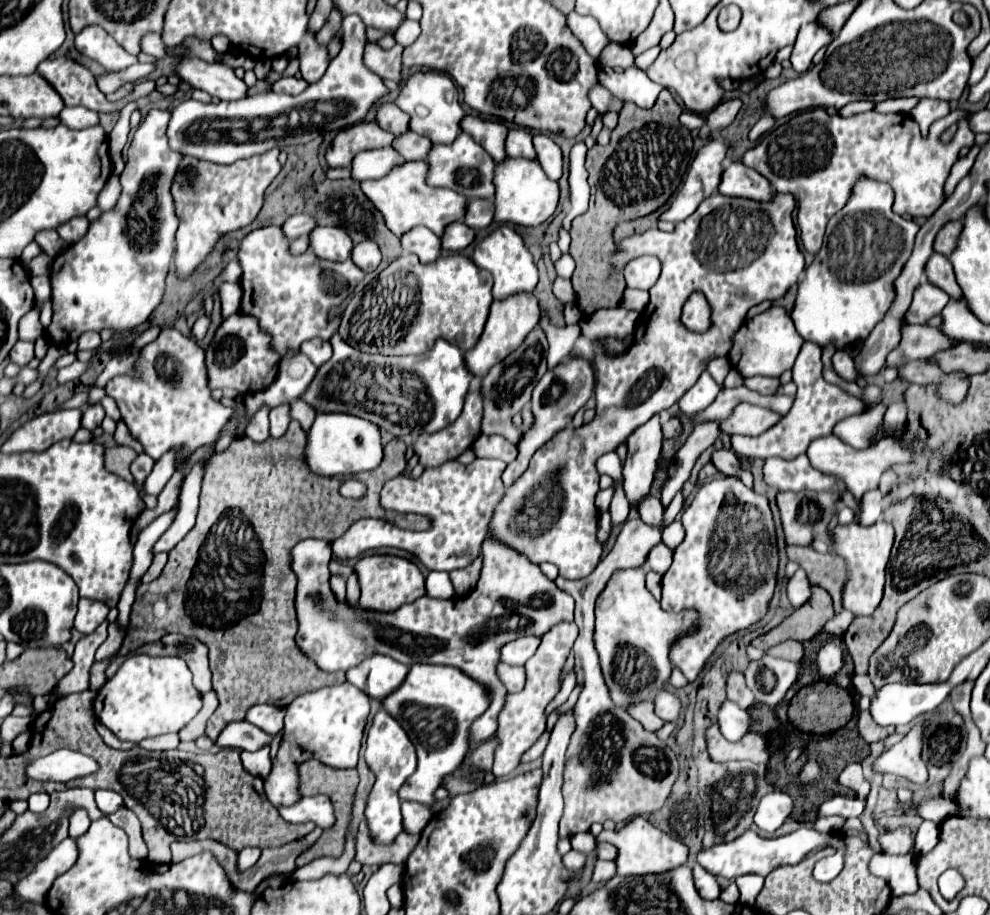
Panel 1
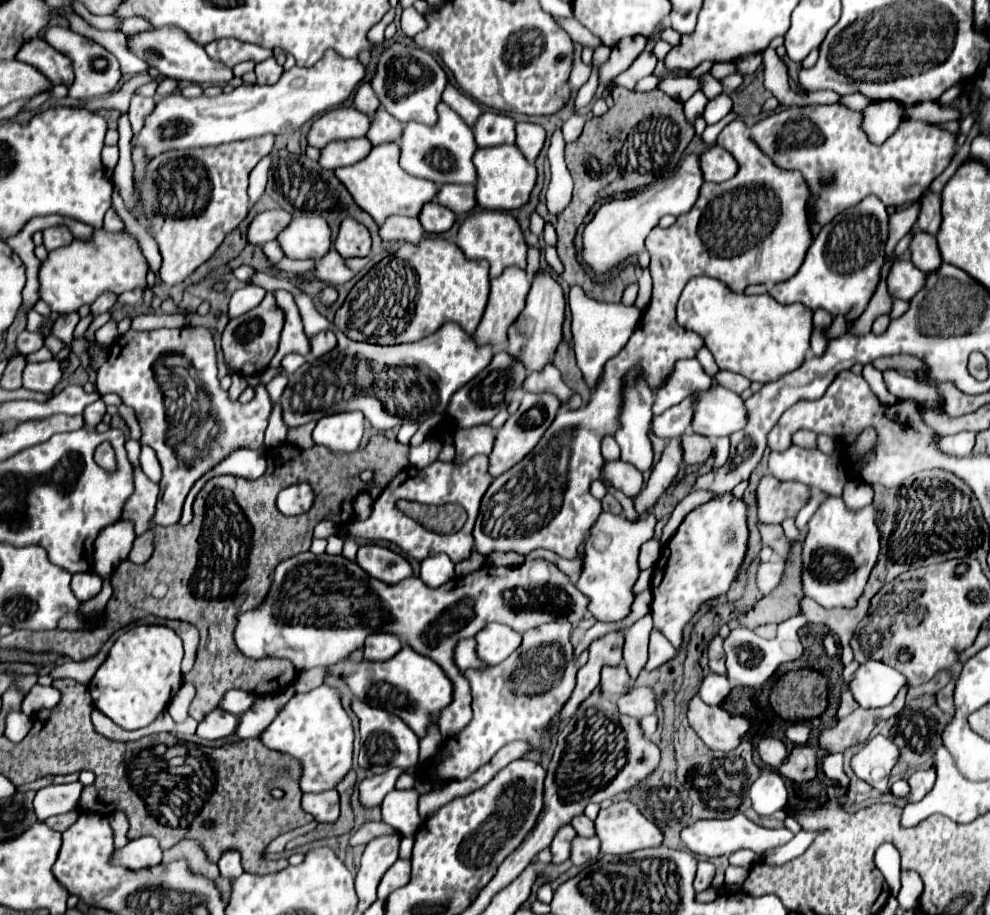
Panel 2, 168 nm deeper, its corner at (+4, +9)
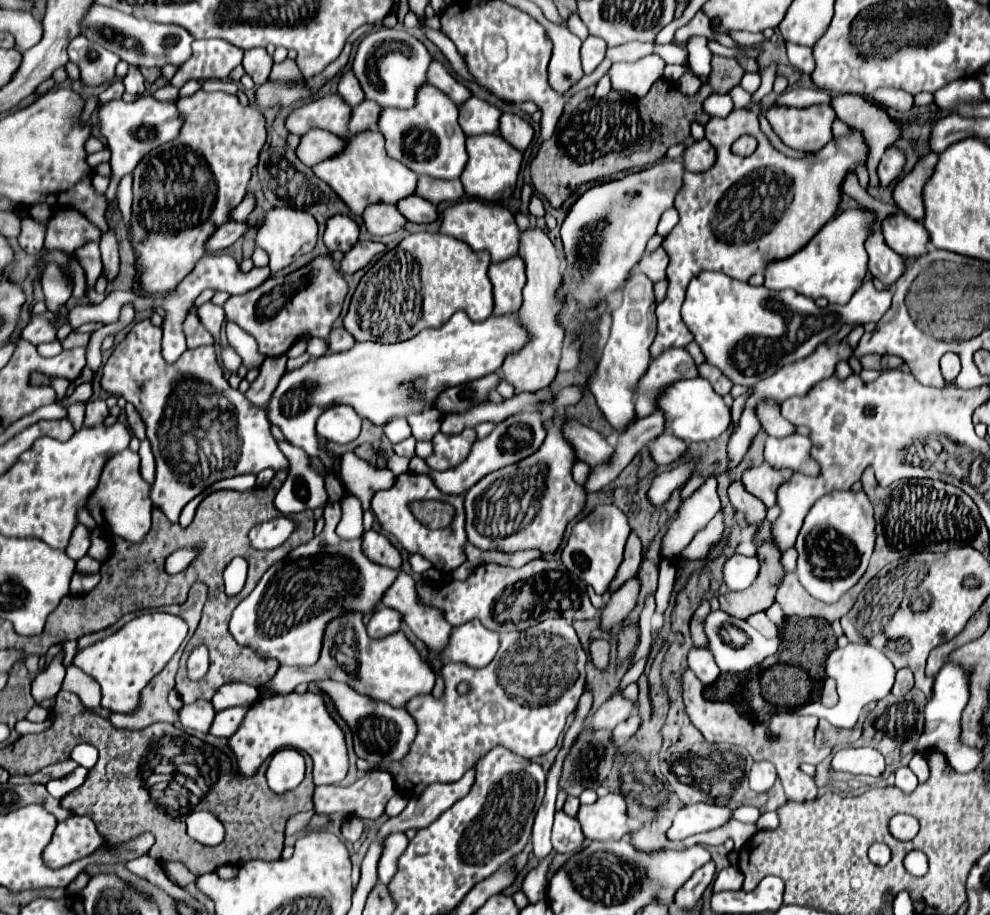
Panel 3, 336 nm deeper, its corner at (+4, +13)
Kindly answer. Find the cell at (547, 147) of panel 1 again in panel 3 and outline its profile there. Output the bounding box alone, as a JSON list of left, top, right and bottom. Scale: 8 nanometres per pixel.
[500,113,534,151]

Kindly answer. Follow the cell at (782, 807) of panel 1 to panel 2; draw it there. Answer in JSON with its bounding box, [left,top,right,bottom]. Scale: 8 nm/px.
[750,769,788,817]

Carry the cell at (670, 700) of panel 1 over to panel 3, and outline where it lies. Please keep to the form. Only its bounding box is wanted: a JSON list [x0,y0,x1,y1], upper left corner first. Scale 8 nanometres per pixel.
[590,695,638,731]

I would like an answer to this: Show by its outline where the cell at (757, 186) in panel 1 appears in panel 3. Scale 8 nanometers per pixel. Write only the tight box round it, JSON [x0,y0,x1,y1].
[684,139,716,171]

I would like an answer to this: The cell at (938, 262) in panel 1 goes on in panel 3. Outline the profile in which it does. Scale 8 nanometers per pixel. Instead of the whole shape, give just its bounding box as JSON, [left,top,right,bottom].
[882,211,928,257]

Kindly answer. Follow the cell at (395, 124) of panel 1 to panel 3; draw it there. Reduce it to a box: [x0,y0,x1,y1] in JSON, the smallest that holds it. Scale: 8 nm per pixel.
[338,69,364,105]

